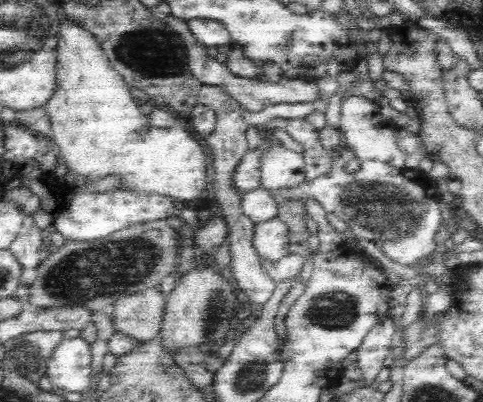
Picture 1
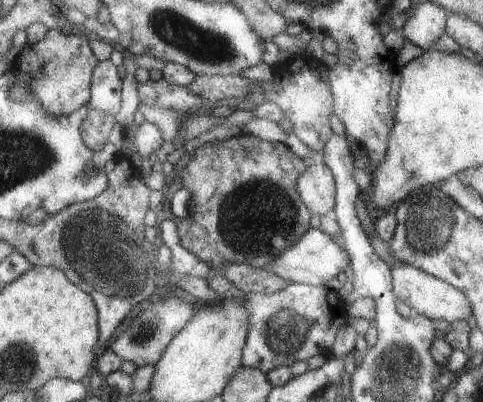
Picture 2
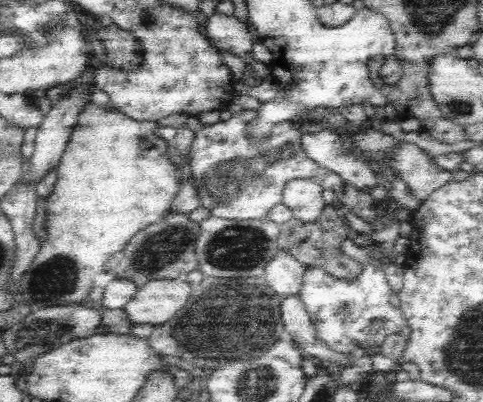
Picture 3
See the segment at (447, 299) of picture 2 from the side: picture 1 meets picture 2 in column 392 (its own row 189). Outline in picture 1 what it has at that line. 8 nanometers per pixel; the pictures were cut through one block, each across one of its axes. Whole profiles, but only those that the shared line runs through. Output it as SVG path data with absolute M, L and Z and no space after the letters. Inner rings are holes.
M274 144L270 152L264 156L260 166L262 190L296 190L306 182L306 164L304 154L296 154L282 144Z

